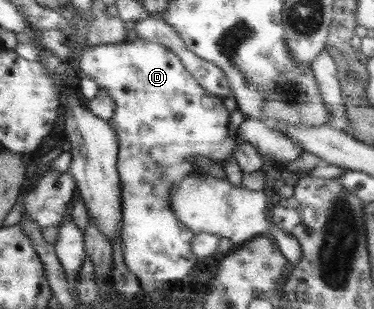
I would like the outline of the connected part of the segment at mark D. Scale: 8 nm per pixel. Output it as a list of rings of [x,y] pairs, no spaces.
[[[137,37],[132,41],[86,47],[79,57],[74,63],[78,70],[92,78],[99,88],[112,97],[115,104],[114,114],[108,123],[118,135],[117,170],[122,185],[121,240],[124,262],[128,270],[137,276],[144,291],[180,280],[190,273],[197,260],[192,252],[192,235],[195,233],[174,216],[172,208],[168,208],[168,199],[172,185],[185,176],[202,174],[190,156],[205,156],[224,166],[228,156],[234,156],[236,143],[248,141],[265,161],[276,160],[285,165],[296,160],[304,148],[298,142],[291,142],[288,136],[280,134],[263,118],[245,118],[244,124],[229,134],[229,112],[224,107],[223,99],[204,90],[184,68],[179,56],[158,42]]]

